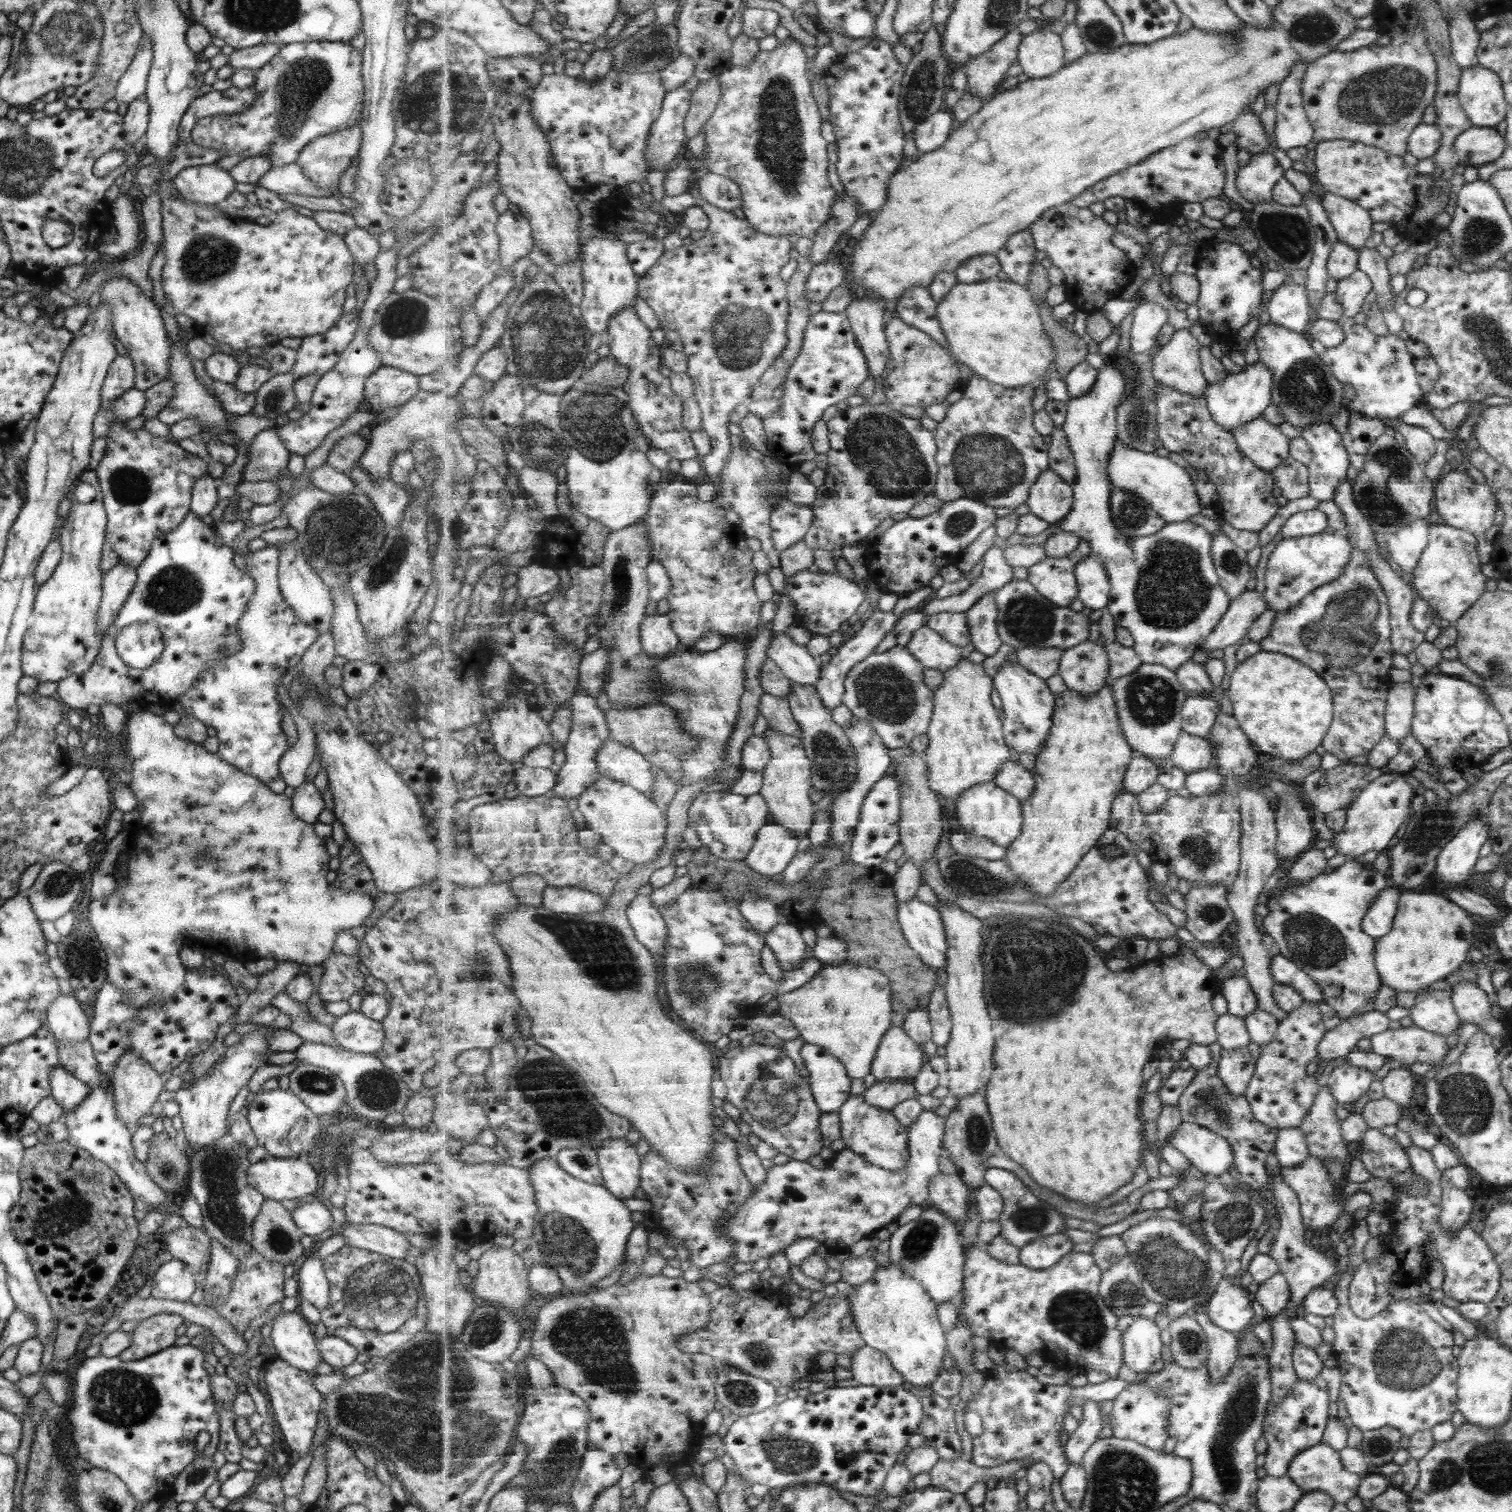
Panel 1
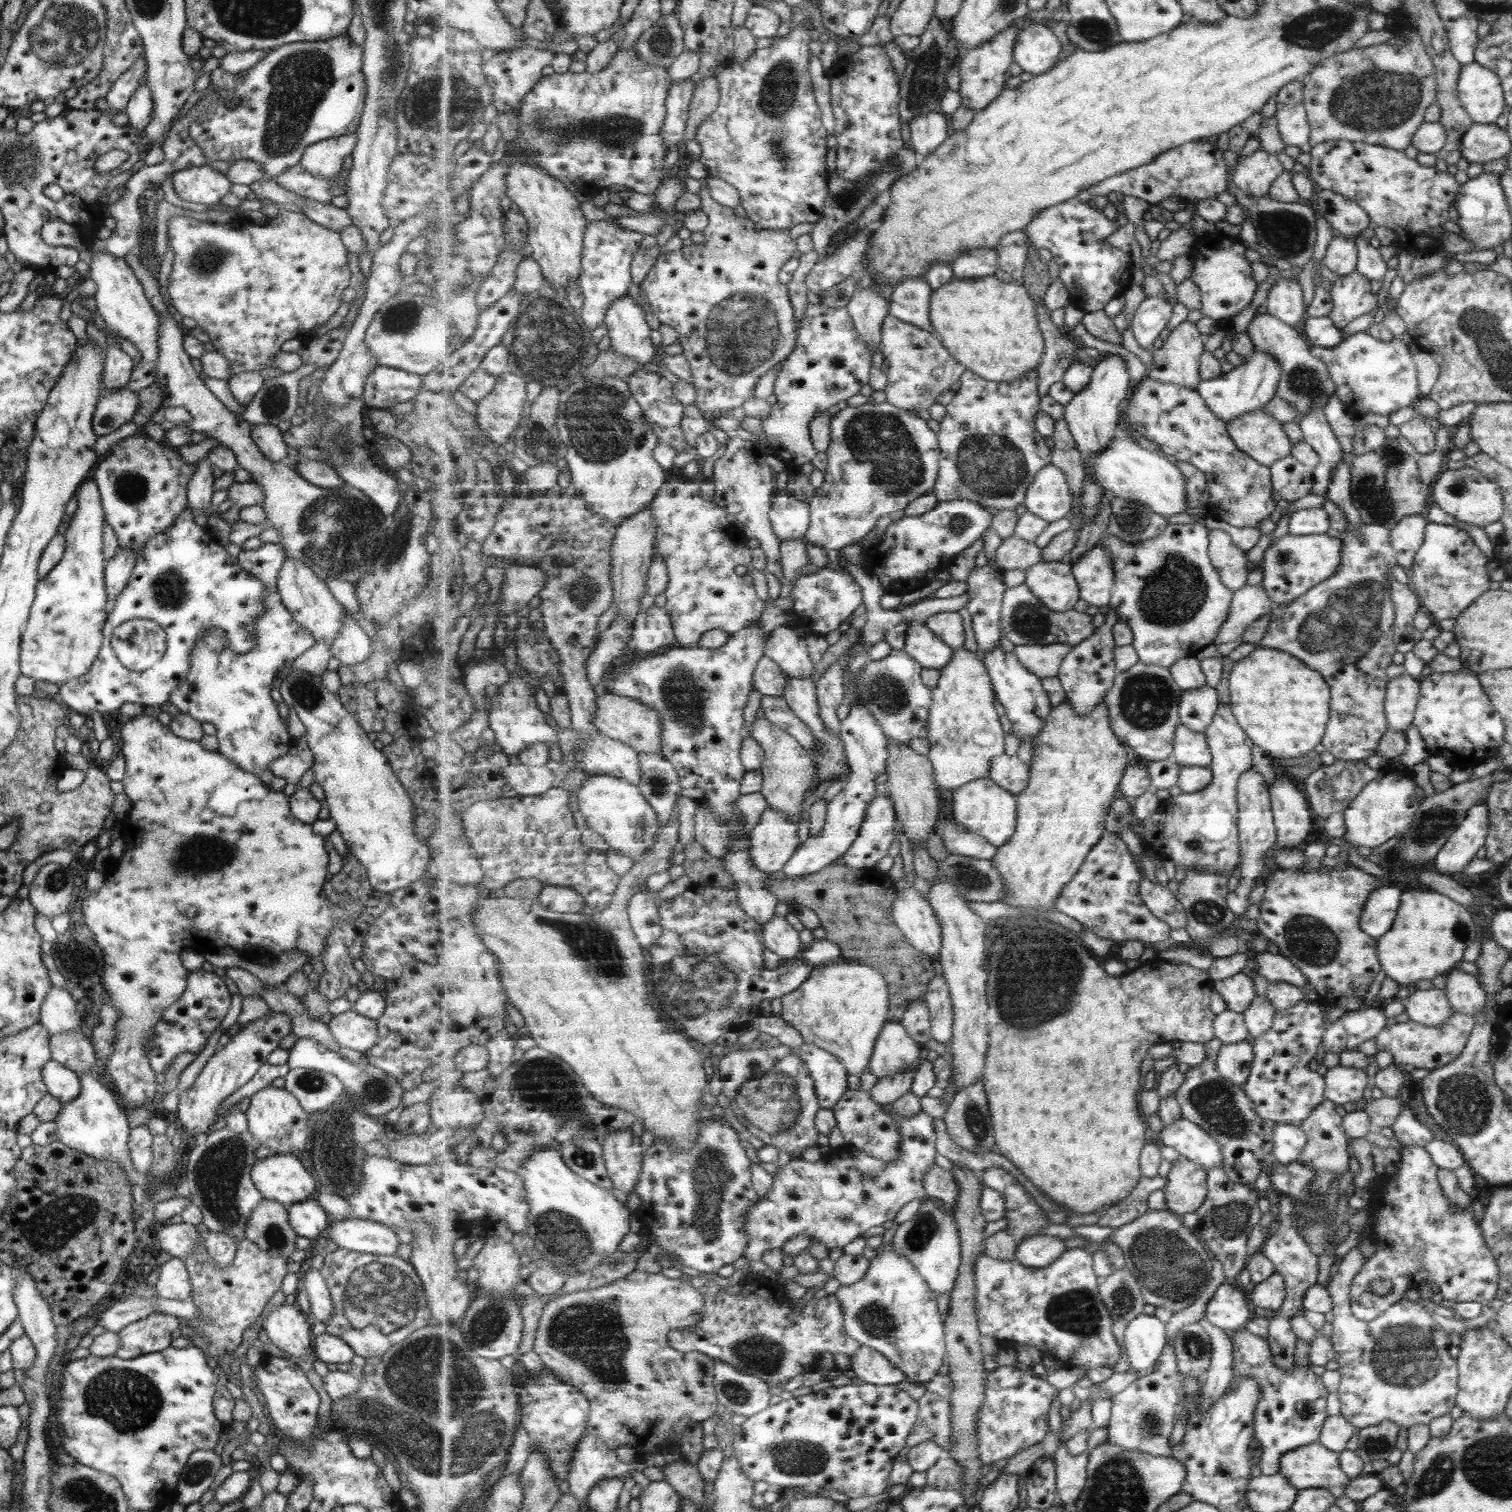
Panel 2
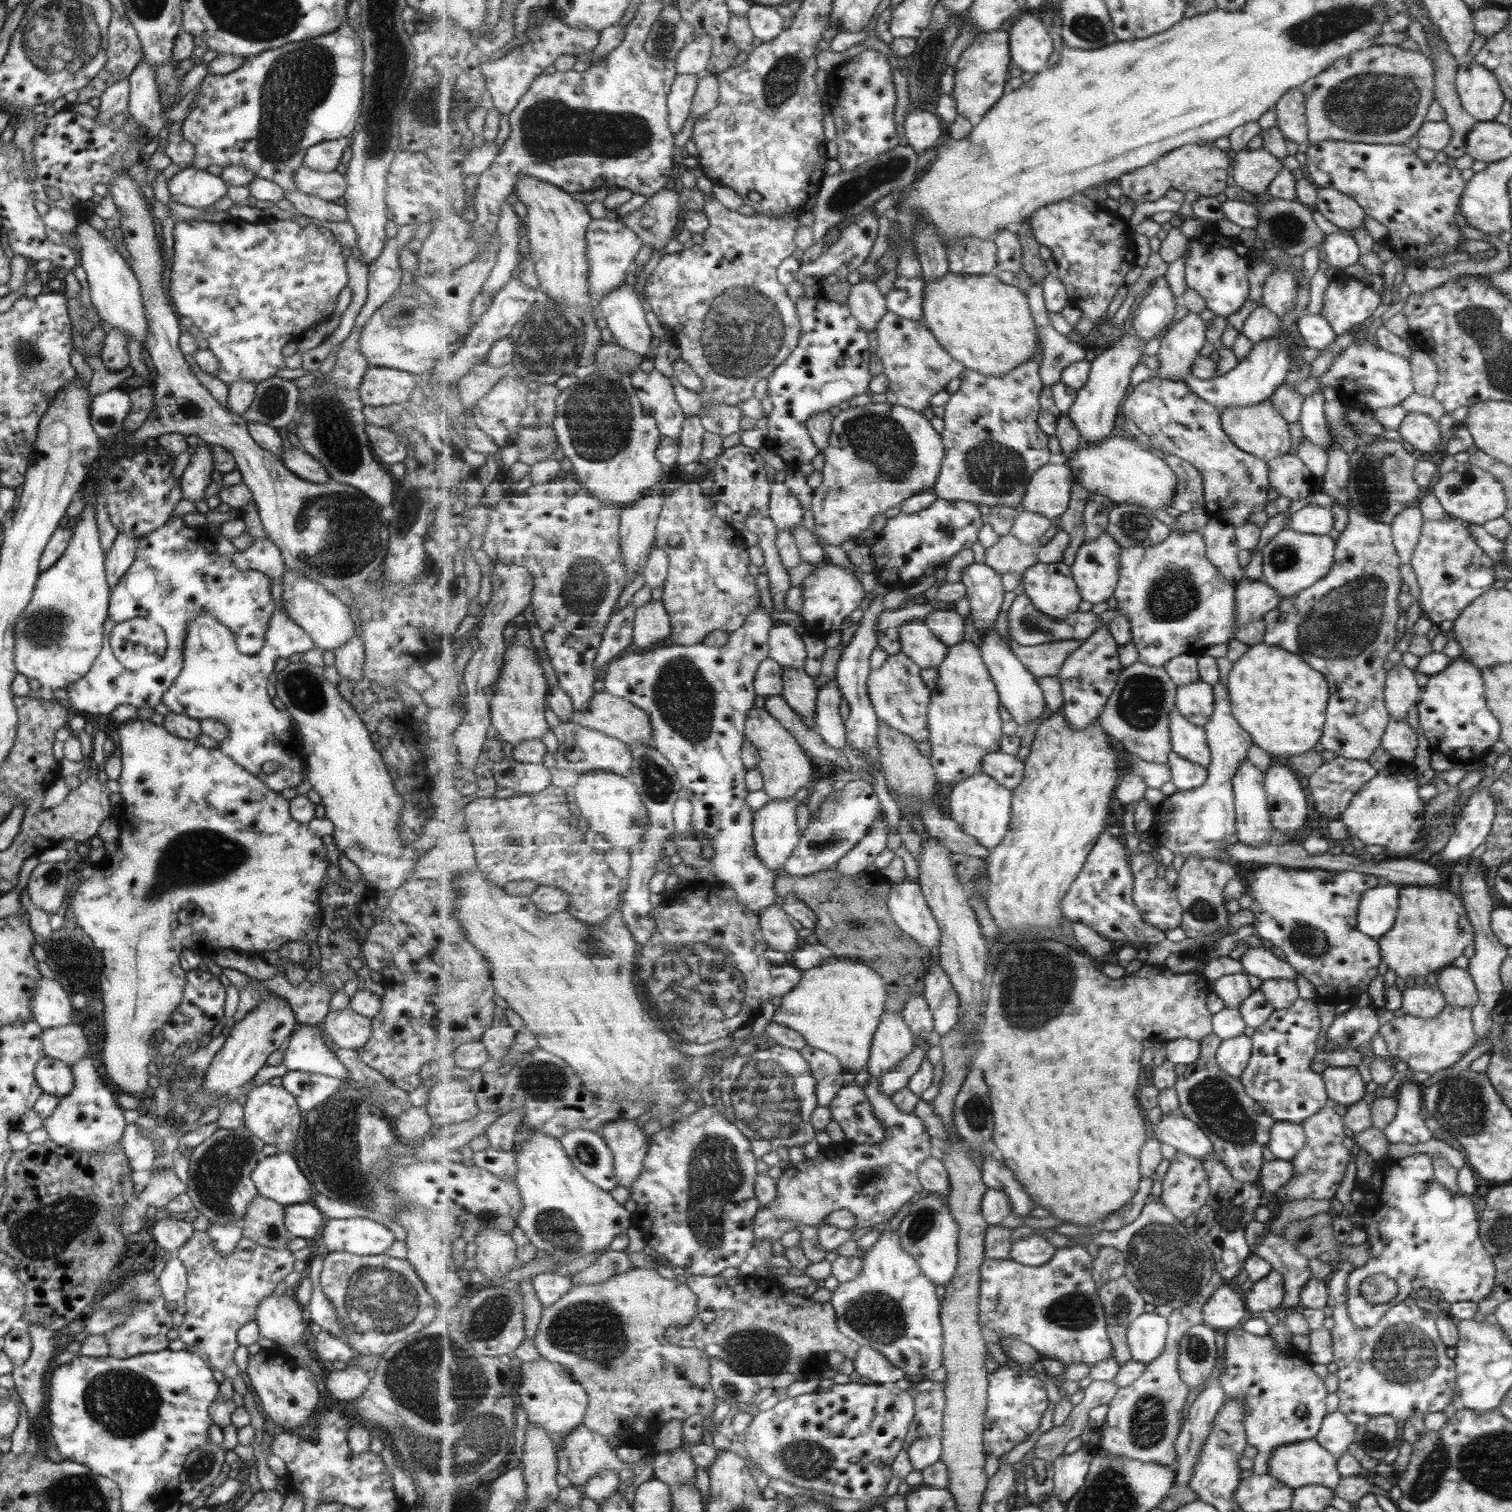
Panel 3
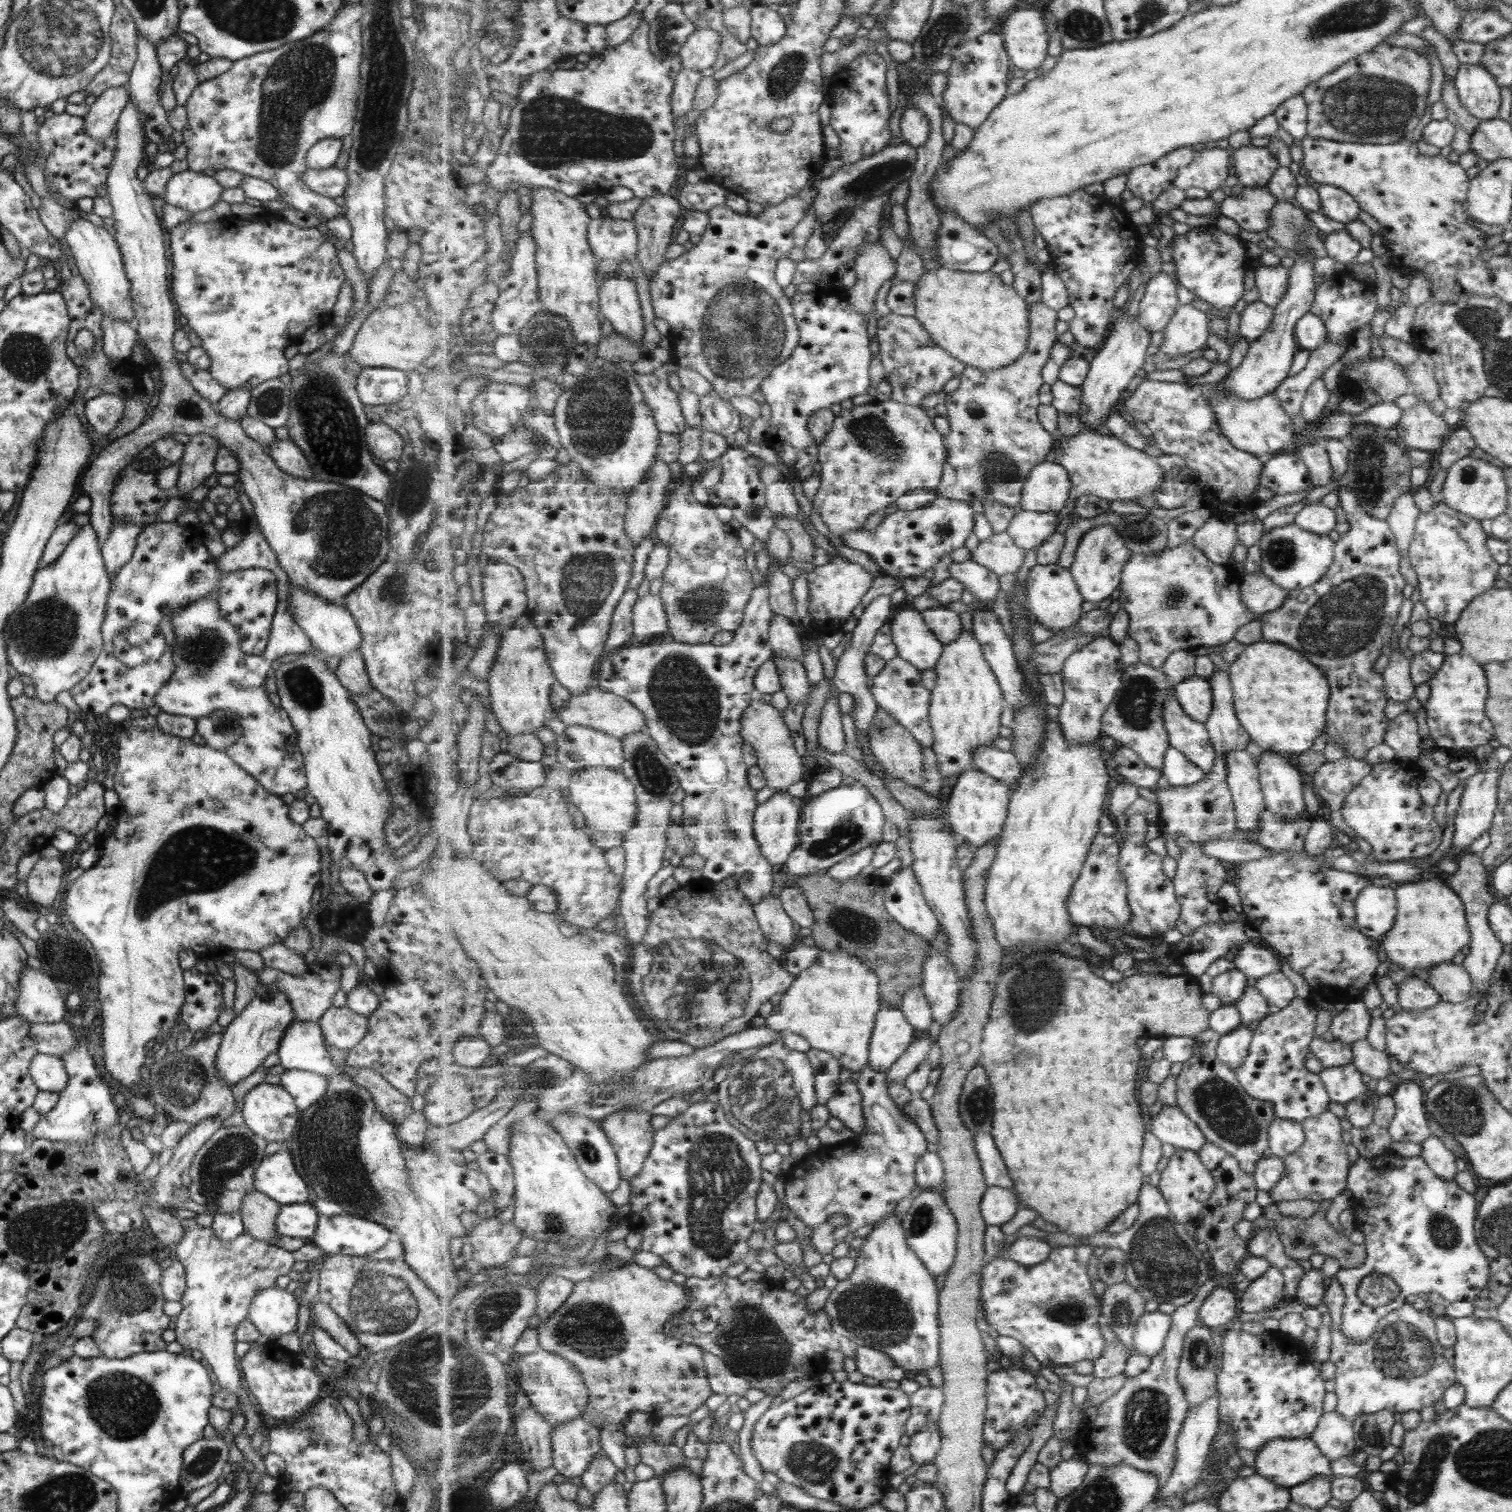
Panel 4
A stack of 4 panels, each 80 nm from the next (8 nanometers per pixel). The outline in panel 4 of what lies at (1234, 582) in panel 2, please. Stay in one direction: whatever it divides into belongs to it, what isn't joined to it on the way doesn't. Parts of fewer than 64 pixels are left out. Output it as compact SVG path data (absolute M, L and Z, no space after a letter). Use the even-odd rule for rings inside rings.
M1211 516L1191 539L1213 562L1229 568L1235 565L1233 561L1229 561L1231 548L1235 544L1235 524L1231 518Z

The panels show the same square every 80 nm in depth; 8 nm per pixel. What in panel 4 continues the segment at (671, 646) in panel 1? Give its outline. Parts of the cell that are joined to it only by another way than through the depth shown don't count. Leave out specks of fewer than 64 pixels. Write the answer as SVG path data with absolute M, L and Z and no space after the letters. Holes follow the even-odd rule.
M660 594L638 598L633 613L634 636L639 642L669 637L669 617Z

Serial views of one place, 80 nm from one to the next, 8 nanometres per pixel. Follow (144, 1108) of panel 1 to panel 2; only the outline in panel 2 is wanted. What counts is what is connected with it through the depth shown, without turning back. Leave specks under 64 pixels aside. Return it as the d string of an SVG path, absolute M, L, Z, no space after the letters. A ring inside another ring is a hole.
M137 716L137 718L126 718L125 720L129 720L129 722L123 724L119 730L121 754L125 763L124 775L120 781L123 786L122 793L131 803L131 810L124 816L127 826L130 828L121 835L125 843L125 850L123 850L122 857L113 860L111 867L104 871L101 886L95 892L85 891L84 898L80 902L83 924L92 934L104 959L103 991L108 996L110 1004L118 1012L114 1026L114 1041L107 1057L105 1072L111 1077L115 1093L117 1092L116 1098L123 1112L142 1108L142 1105L151 1102L157 1093L155 1091L157 1084L155 1083L155 1072L149 1067L148 1048L144 1045L144 1039L148 1030L160 1019L160 1014L180 997L186 987L188 970L183 968L179 954L184 949L189 949L189 938L195 938L195 940L209 938L211 944L215 944L217 948L233 948L236 954L253 961L267 955L277 956L285 951L299 951L310 959L320 956L327 933L337 920L342 921L347 918L357 920L358 913L362 909L362 906L355 900L342 900L337 904L323 901L324 896L321 890L327 873L327 853L323 839L311 830L310 824L291 816L288 797L282 792L267 789L254 774L241 770L227 757L219 754L217 750L207 751L198 742L174 736L167 725L157 722L151 716Z

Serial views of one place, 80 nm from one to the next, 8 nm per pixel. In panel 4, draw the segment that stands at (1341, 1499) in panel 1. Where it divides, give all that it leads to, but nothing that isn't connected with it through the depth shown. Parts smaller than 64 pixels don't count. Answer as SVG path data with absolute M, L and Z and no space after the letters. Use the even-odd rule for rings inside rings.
M1309 1437L1274 1438L1274 1440L1267 1441L1265 1445L1255 1449L1254 1452L1252 1464L1254 1473L1279 1486L1290 1488L1315 1477L1323 1477L1329 1480L1333 1478L1330 1471L1330 1461L1319 1452Z

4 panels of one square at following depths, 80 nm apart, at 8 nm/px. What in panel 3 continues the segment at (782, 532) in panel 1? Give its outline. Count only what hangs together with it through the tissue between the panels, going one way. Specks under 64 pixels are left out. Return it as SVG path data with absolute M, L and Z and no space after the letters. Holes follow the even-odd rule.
M772 483L770 496L770 515L774 518L779 531L792 532L797 527L803 527L806 510L797 500L791 489L784 483Z

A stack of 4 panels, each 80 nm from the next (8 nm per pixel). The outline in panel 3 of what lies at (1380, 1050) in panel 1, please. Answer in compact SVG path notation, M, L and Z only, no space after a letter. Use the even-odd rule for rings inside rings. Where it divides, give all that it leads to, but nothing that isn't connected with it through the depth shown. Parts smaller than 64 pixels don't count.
M1445 1005L1433 1018L1422 1019L1405 1013L1383 1023L1377 1030L1386 1044L1392 1062L1404 1062L1414 1072L1433 1075L1438 1070L1451 1067L1476 1043L1476 1034L1472 1027L1469 1007Z

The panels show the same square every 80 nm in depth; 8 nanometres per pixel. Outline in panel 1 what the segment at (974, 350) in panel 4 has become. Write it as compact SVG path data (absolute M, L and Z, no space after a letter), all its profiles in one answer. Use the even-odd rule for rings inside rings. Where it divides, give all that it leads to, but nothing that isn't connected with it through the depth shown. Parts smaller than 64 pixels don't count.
M1001 276L973 284L957 283L947 293L947 296L945 296L945 298L938 304L937 318L939 319L939 322L941 322L942 329L946 334L951 350L954 352L954 356L958 356L961 362L964 362L967 366L971 366L974 372L978 375L1003 387L1016 389L1019 388L1019 386L1023 386L1024 388L1027 387L1028 389L1033 389L1036 385L1042 382L1044 376L1048 373L1049 368L1051 368L1053 362L1055 362L1056 352L1053 340L1050 338L1050 334L1046 332L1045 323L1042 322L1041 311L1038 309L1038 303L1034 301L1031 291L1026 286L1021 286L1019 283L1011 280L1004 280Z

